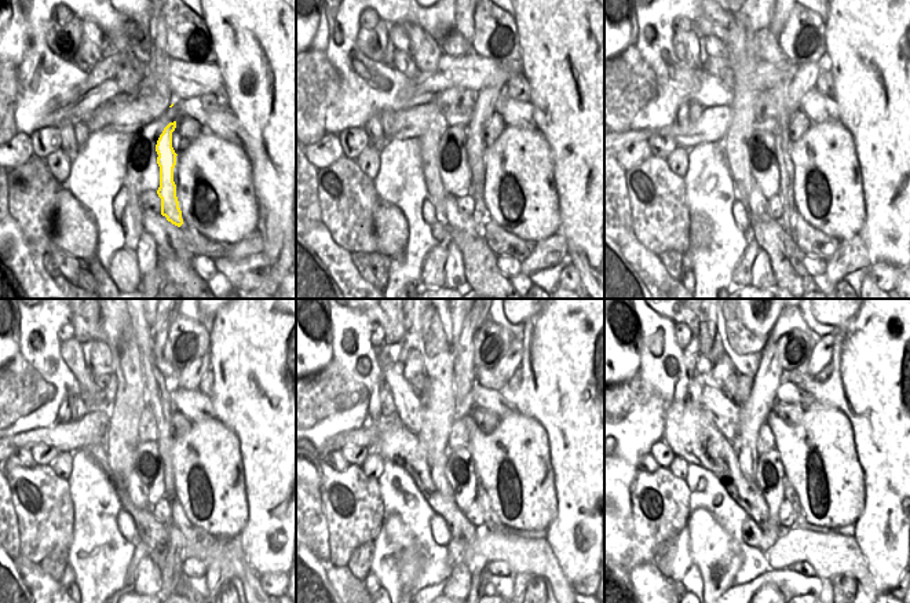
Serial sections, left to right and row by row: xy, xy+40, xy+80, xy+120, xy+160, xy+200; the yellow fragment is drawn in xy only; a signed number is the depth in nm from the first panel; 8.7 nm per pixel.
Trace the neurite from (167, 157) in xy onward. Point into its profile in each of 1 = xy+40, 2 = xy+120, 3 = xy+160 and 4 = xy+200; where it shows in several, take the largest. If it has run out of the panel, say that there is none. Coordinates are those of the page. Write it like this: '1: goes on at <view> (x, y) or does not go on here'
1: goes on at xy+40 (488, 98)
2: goes on at xy+120 (163, 410)
3: goes on at xy+160 (505, 368)
4: goes on at xy+200 (821, 355)

